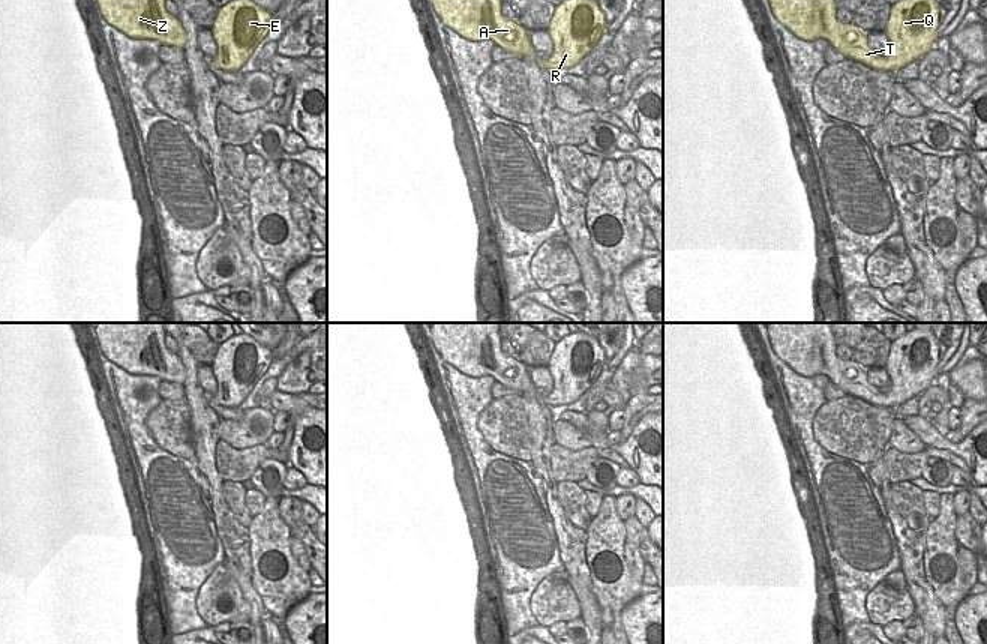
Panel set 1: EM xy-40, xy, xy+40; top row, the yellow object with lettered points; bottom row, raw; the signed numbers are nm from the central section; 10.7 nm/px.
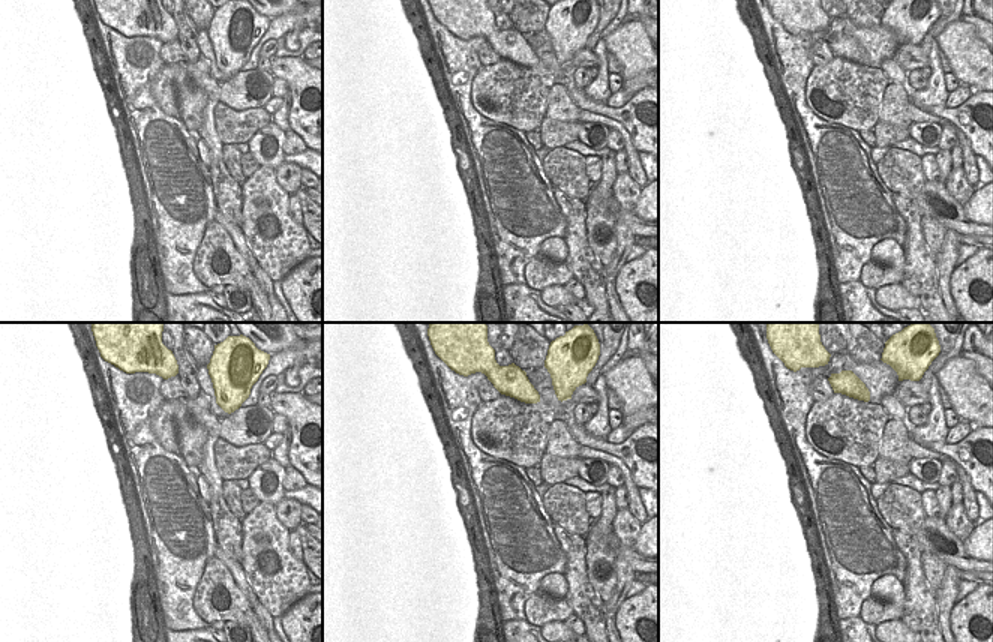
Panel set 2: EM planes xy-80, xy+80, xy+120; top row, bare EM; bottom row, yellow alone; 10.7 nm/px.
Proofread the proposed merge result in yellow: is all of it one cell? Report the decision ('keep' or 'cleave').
keep

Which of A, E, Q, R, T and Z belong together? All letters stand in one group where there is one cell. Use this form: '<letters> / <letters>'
A E Q R T Z

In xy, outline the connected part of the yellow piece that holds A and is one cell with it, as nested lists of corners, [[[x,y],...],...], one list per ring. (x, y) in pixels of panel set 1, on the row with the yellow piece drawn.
[[[432,0],[438,18],[468,41],[490,39],[518,56],[532,56],[550,71],[576,66],[606,32],[604,14],[594,0],[564,0],[554,11],[548,33],[554,54],[540,60],[518,21],[501,15],[501,0]]]

